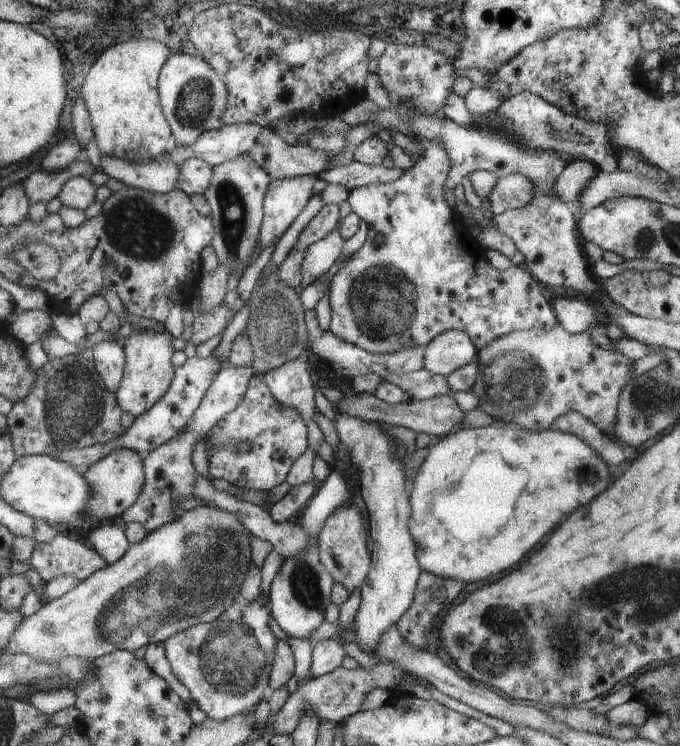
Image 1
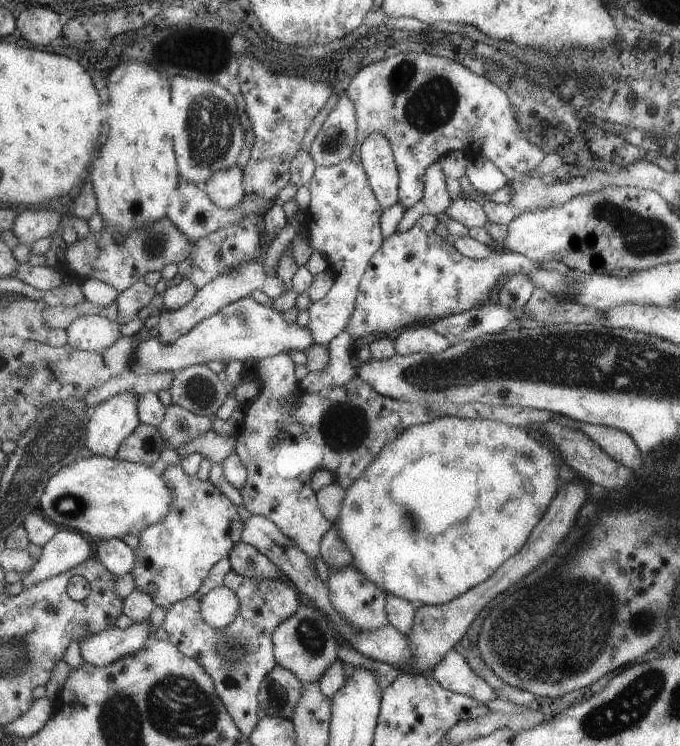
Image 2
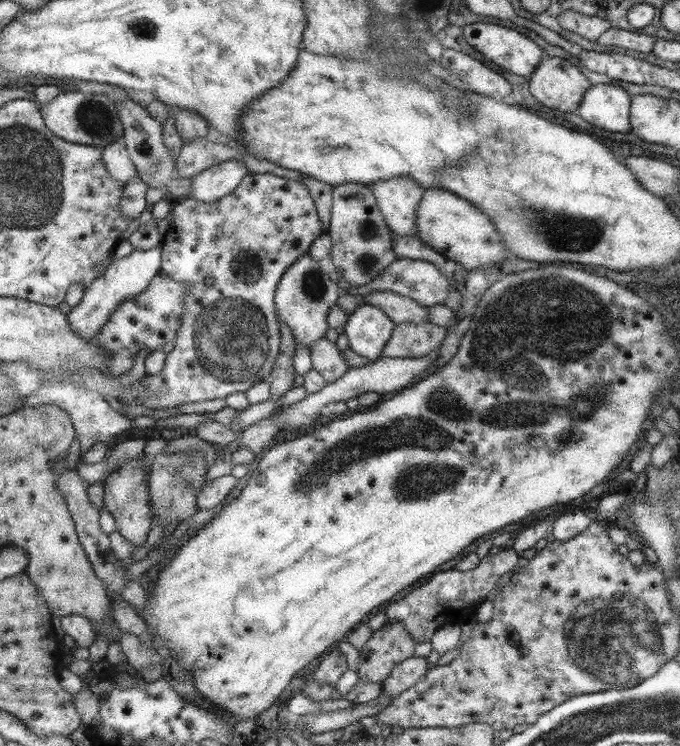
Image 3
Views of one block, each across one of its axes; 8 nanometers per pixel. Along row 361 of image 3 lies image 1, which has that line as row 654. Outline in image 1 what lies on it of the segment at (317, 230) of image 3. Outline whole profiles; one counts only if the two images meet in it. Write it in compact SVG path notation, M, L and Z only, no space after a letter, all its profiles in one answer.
M238 594L234 604L212 622L203 622L164 641L165 655L175 676L188 688L207 717L226 720L255 710L270 692L278 639L270 630L271 612L266 594L247 602Z

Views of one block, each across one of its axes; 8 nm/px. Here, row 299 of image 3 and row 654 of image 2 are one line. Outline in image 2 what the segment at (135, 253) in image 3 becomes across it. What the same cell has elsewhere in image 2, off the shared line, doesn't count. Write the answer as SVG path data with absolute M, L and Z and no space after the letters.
M136 622L126 629L120 629L116 625L104 628L102 632L96 632L92 634L90 638L82 640L80 642L80 653L86 663L90 663L99 667L106 666L114 660L118 660L123 656L130 656L134 654L136 650L144 648L146 640L148 640L150 634L150 624L148 622Z

